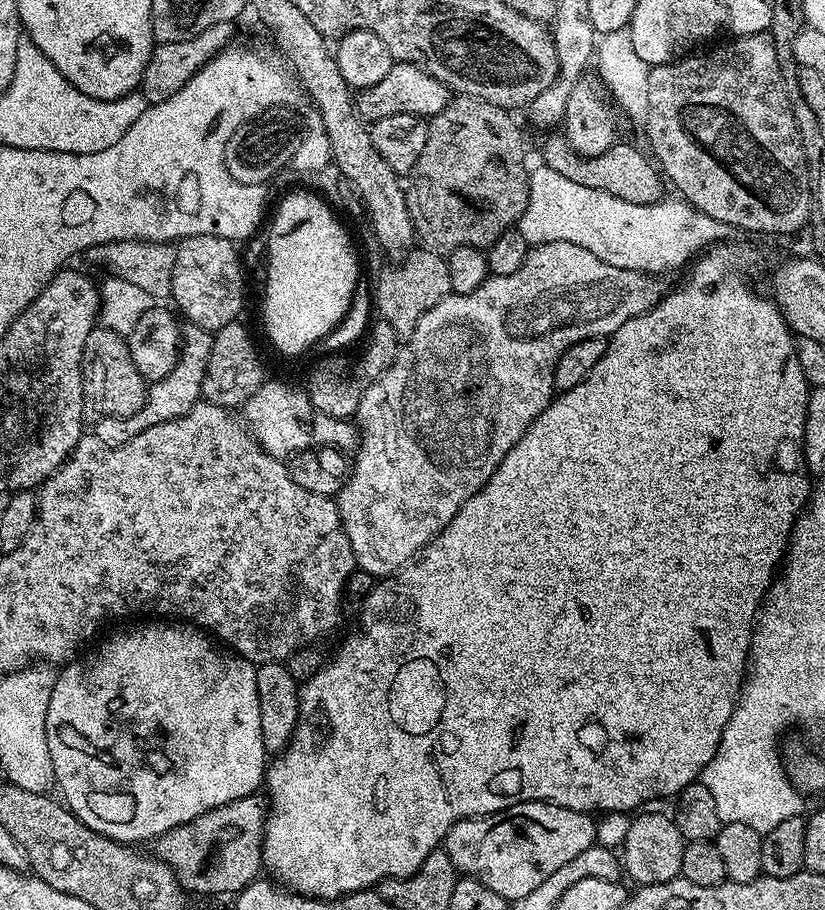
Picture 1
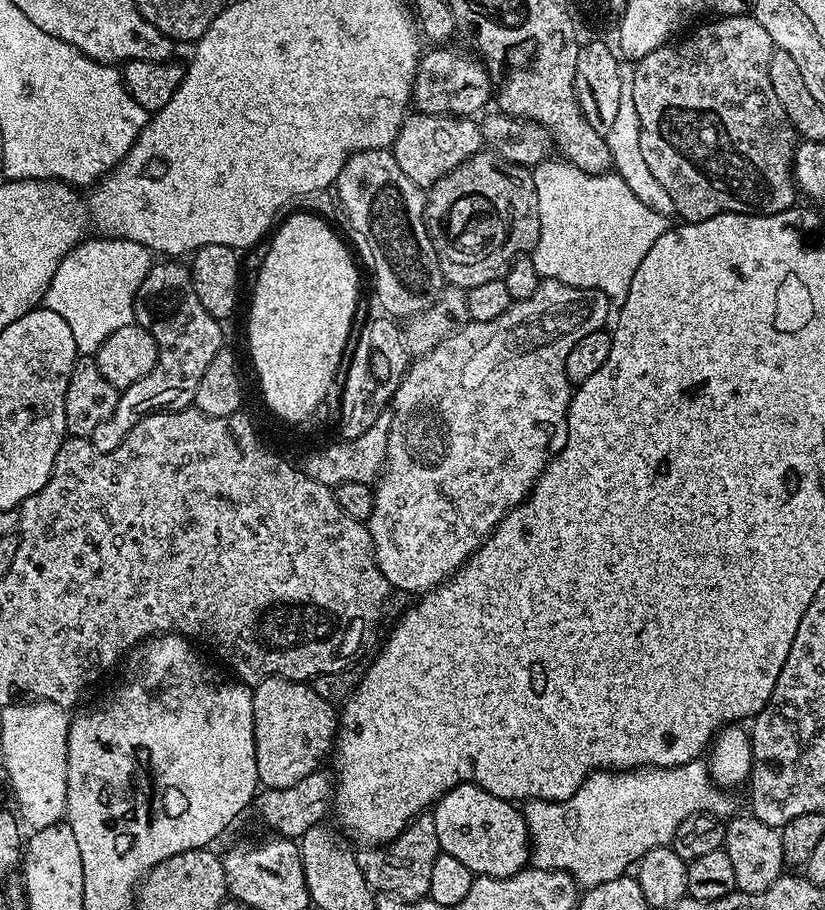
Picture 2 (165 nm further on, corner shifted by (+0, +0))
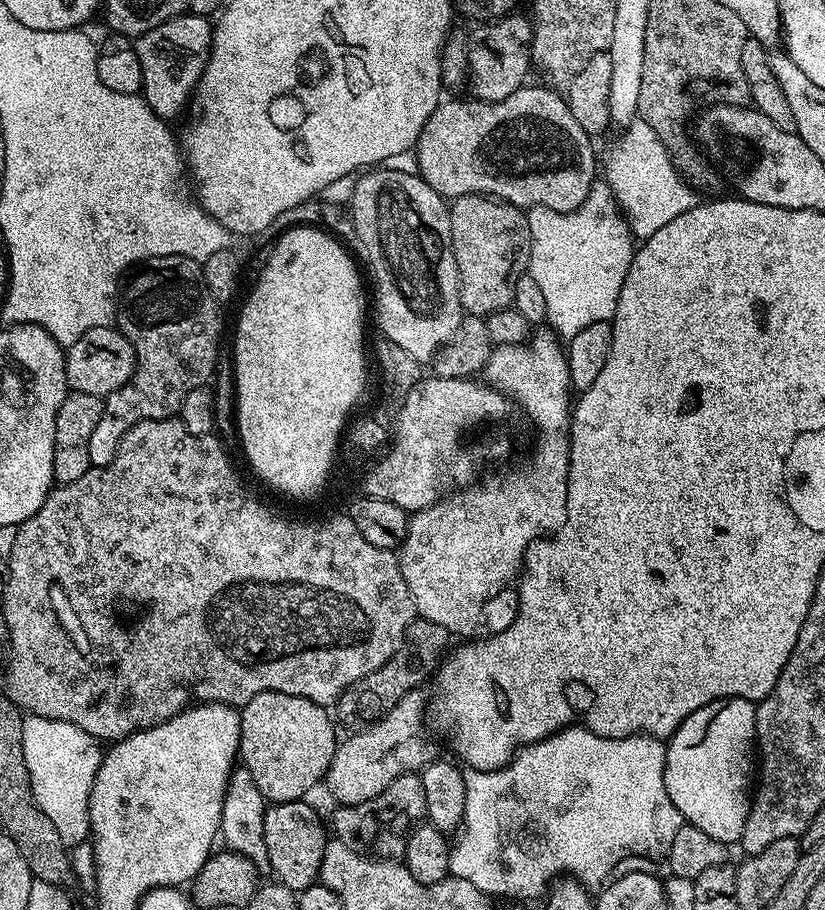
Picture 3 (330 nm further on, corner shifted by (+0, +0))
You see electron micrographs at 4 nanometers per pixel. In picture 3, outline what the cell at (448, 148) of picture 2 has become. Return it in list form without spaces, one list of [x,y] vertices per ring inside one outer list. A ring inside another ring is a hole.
[[[525,86],[514,90],[514,94],[510,94],[510,98],[502,98],[501,100],[478,100],[475,98],[467,98],[468,100],[445,99],[436,107],[434,114],[430,114],[430,118],[426,122],[422,134],[416,140],[414,157],[416,156],[417,166],[415,165],[415,167],[418,169],[418,175],[439,196],[445,198],[490,196],[503,203],[513,204],[515,208],[523,208],[525,210],[530,208],[549,208],[555,212],[576,212],[578,206],[582,206],[582,202],[586,202],[592,185],[597,183],[598,180],[598,160],[596,164],[596,152],[592,149],[594,140],[593,137],[586,134],[586,130],[582,130],[582,126],[578,126],[578,121],[574,119],[574,114],[570,114],[570,106],[567,99],[561,93],[559,96],[558,93],[551,92],[551,90],[556,91],[551,87],[548,88],[531,88],[531,86]]]

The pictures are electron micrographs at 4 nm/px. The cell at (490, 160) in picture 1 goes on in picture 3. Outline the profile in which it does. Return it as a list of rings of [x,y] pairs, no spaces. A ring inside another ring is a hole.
[[[458,196],[451,201],[450,234],[452,253],[460,275],[460,306],[467,315],[487,317],[503,308],[512,307],[514,286],[518,278],[525,275],[530,264],[532,239],[525,209],[503,203],[490,196]]]

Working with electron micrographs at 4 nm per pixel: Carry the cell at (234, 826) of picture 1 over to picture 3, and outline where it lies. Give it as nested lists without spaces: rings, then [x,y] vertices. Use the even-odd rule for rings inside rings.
[[[420,690],[406,693],[382,720],[353,731],[349,735],[352,736],[349,740],[341,739],[337,743],[336,753],[326,777],[328,792],[336,799],[337,805],[370,802],[370,798],[378,798],[378,794],[382,794],[382,790],[386,790],[386,786],[390,786],[390,782],[394,782],[399,776],[405,776],[407,772],[419,773],[426,765],[437,759],[436,744],[424,733],[426,696],[422,693],[423,691]]]

